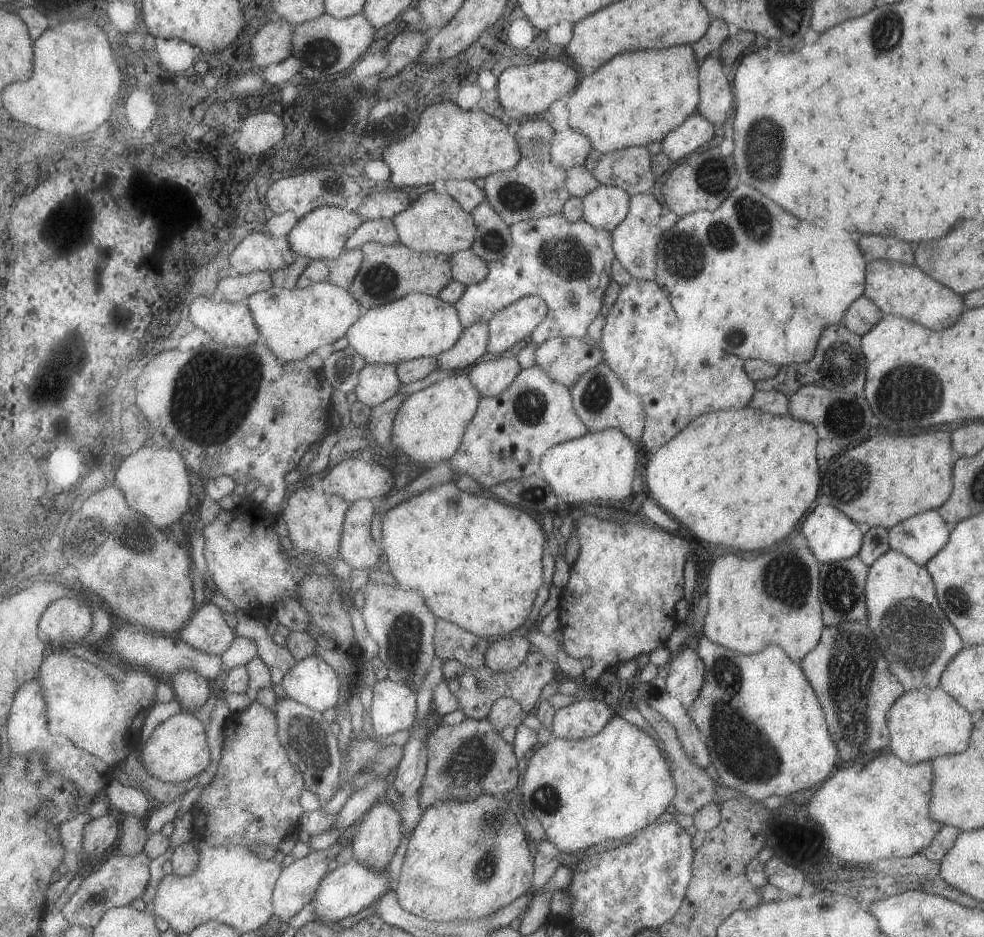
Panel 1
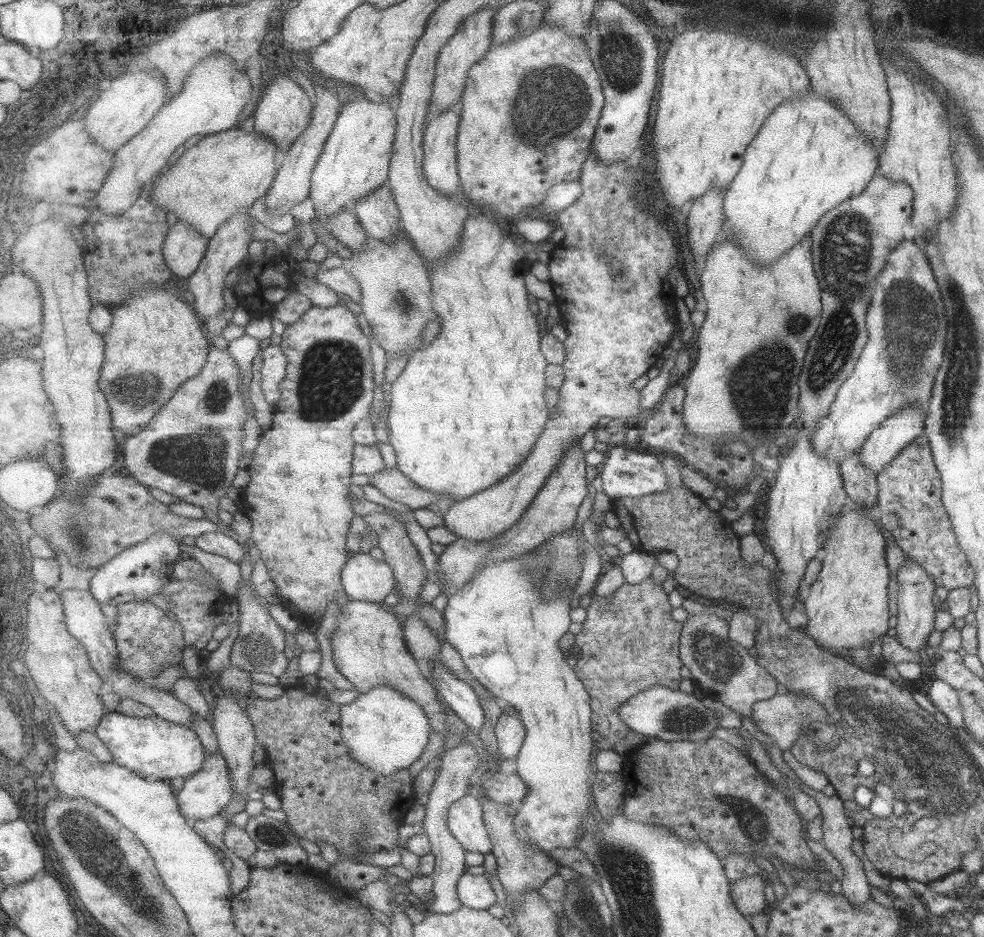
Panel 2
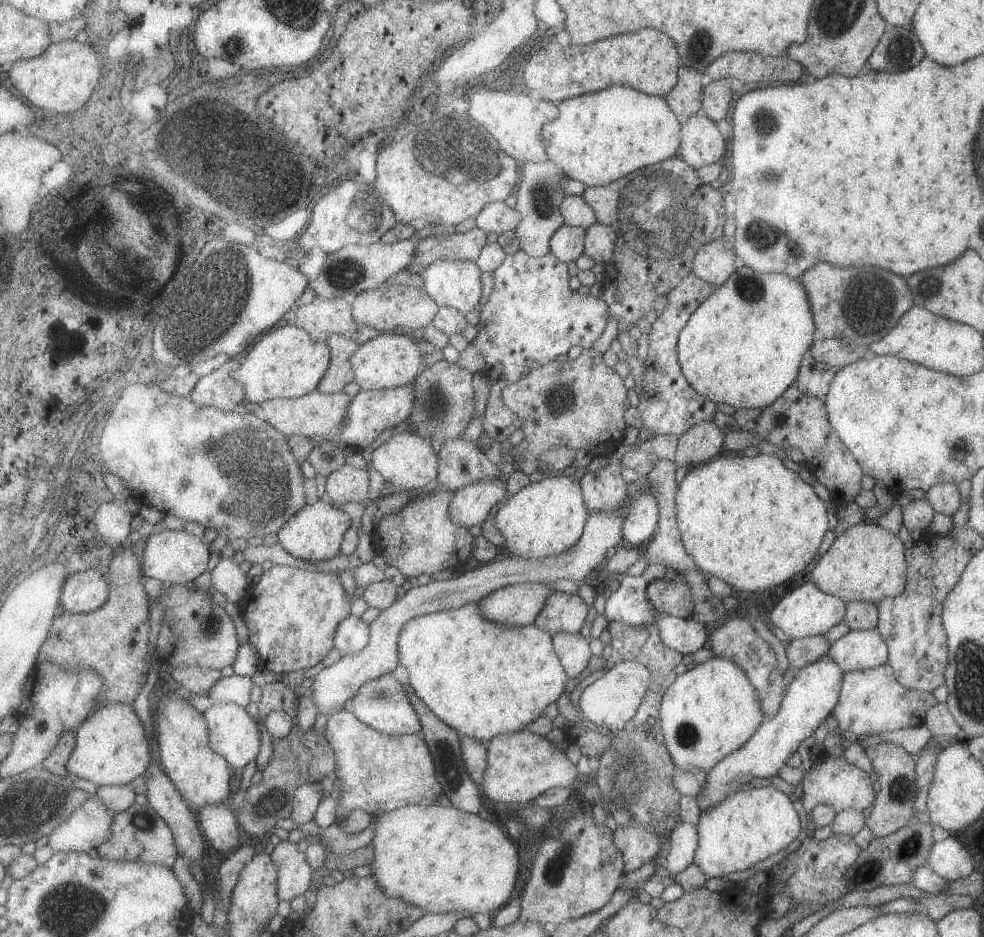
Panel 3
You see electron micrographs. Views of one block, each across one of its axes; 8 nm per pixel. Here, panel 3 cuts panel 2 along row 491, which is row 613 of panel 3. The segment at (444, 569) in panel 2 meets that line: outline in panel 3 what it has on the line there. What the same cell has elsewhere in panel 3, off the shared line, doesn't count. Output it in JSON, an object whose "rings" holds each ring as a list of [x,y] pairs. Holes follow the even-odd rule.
{"rings":[[[554,591],[545,608],[537,616],[536,625],[552,635],[561,632],[577,634],[583,630],[587,614],[589,606],[581,596]]]}

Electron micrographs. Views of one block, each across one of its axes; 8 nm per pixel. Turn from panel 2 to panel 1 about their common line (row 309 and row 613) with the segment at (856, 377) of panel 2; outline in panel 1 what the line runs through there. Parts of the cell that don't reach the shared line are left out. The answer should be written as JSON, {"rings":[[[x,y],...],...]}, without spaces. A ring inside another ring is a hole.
{"rings":[[[889,549],[868,566],[866,581],[864,584],[864,597],[867,609],[867,628],[873,632],[885,660],[889,672],[901,683],[905,692],[916,688],[939,687],[941,672],[945,670],[949,658],[953,658],[961,650],[961,638],[945,618],[937,602],[934,582],[924,566],[915,564],[900,552]]]}

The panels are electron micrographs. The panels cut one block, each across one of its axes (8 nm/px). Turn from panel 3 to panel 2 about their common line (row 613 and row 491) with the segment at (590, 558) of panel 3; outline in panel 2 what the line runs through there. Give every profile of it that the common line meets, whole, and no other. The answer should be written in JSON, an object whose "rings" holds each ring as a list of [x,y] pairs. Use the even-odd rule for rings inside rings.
{"rings":[[[397,467],[377,472],[371,476],[371,483],[392,501],[401,502],[412,509],[427,508],[436,504],[444,510],[458,501],[420,487]]]}

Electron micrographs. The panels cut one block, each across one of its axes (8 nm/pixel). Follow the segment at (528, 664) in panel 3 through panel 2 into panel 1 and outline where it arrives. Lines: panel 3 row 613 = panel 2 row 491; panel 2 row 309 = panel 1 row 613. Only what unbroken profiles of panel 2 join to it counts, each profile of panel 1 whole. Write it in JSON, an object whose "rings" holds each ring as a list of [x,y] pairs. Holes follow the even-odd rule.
{"rings":[[[455,480],[448,483],[437,482],[433,486],[423,491],[421,494],[413,495],[406,501],[389,508],[382,518],[382,537],[380,545],[384,552],[384,560],[388,563],[393,576],[397,579],[398,585],[405,590],[417,590],[428,602],[429,608],[438,616],[439,620],[449,620],[461,626],[469,632],[475,633],[486,639],[496,640],[505,635],[516,634],[522,632],[525,621],[529,618],[533,604],[537,600],[537,592],[543,586],[543,556],[545,556],[545,548],[547,548],[547,535],[543,530],[542,524],[535,520],[535,515],[519,510],[514,504],[505,504],[501,500],[495,498],[485,498],[485,496],[477,496],[476,492],[467,493],[465,490],[457,488]]]}

